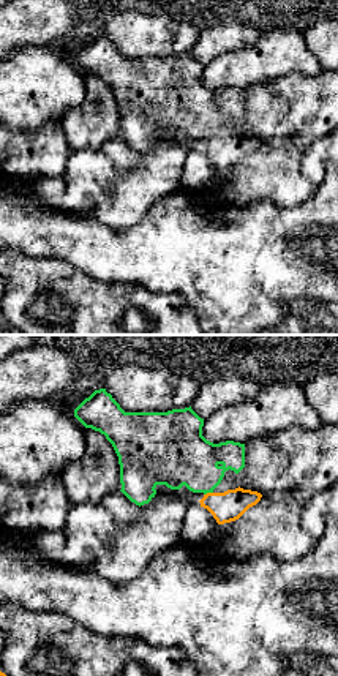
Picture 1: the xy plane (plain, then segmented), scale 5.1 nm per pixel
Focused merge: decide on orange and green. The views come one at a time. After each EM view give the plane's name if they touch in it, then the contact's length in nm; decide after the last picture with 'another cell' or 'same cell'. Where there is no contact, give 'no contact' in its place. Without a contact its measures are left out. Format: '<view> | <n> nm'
xy | 50 nm

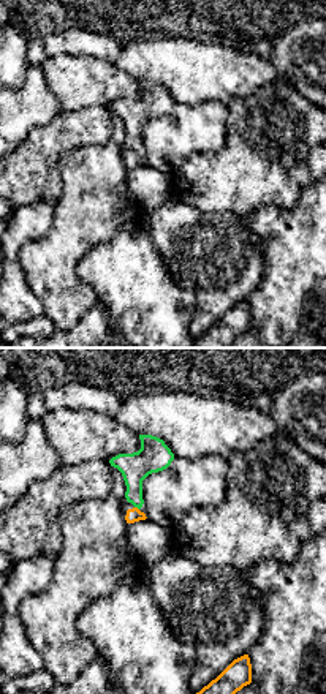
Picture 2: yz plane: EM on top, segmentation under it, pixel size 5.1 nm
yz | 30 nm

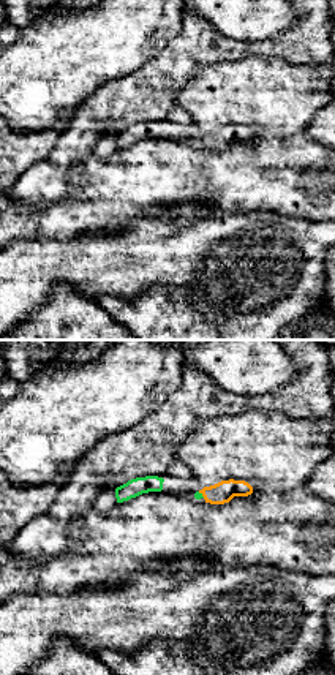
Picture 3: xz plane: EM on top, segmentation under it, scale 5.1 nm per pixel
xz | 50 nm

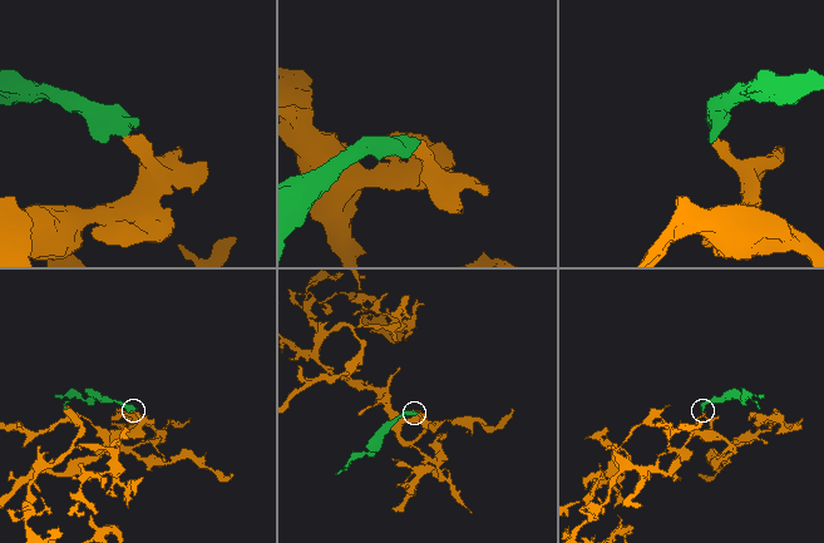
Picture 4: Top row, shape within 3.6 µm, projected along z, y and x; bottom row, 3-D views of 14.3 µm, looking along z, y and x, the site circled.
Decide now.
same cell

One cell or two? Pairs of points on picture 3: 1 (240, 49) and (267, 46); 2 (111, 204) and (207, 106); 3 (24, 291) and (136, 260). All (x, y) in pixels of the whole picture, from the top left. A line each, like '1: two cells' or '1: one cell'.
1: one cell
2: two cells
3: one cell

